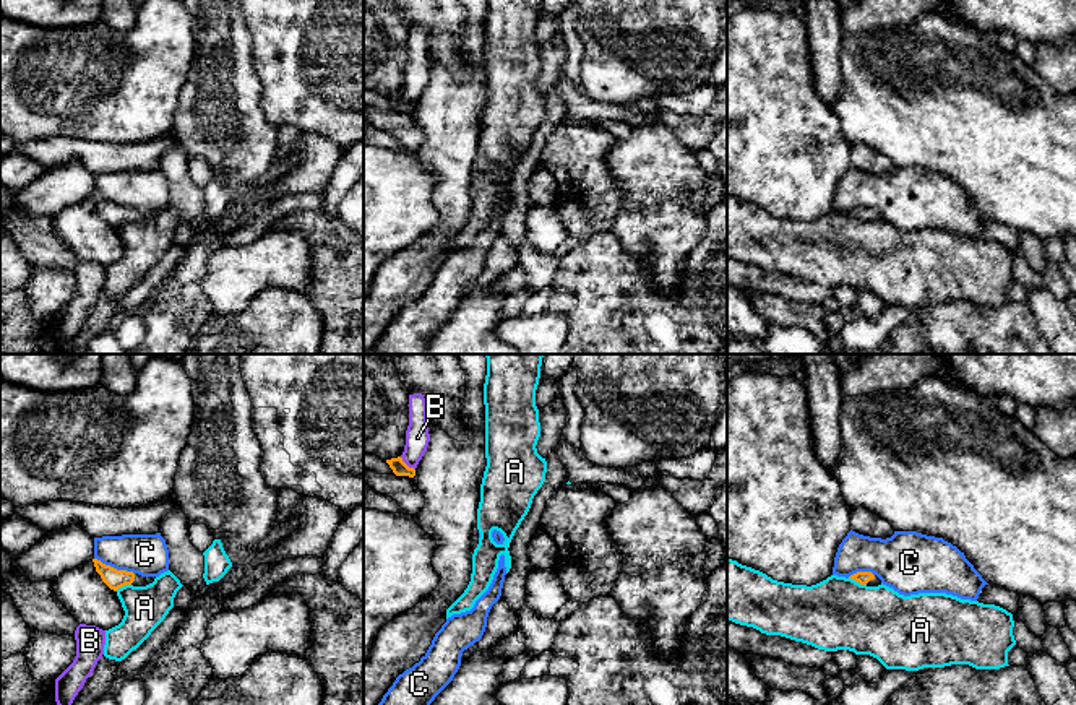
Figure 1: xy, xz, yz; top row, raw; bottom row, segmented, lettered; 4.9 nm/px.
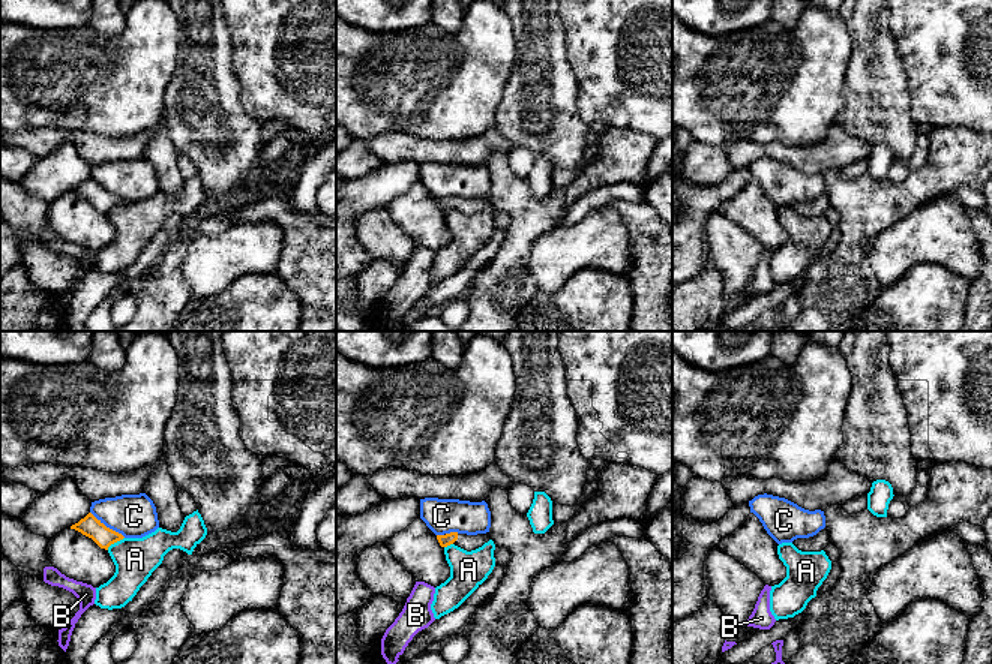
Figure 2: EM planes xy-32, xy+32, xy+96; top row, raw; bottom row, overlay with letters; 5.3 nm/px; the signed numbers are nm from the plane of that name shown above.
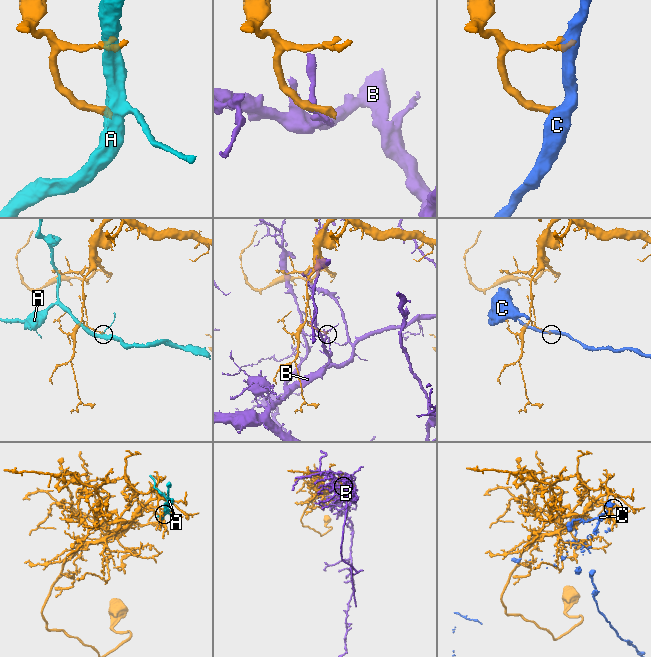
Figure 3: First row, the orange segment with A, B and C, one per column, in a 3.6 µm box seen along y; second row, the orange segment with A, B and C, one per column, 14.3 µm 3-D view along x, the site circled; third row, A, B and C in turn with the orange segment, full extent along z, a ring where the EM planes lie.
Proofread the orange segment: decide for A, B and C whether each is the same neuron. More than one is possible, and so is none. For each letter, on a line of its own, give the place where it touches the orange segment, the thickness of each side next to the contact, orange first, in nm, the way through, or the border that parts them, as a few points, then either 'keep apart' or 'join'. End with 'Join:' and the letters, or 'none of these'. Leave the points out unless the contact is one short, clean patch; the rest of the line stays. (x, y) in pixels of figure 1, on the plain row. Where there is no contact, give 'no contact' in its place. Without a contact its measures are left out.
A: meets orange in yz at (857, 216); 60 nm thick on the orange side, 360 nm on the other; border along yz (849, 213), (865, 221); keep apart
B: meets orange in xz at (406, 101); 80 nm thick on the orange side, 120 nm on the other; border along xz (400, 93), (414, 106); keep apart
C: meets orange in xy at (112, 203); 100 nm thick on the orange side, 200 nm on the other; border along xy (94, 194), (133, 210); keep apart
Join: none of these

